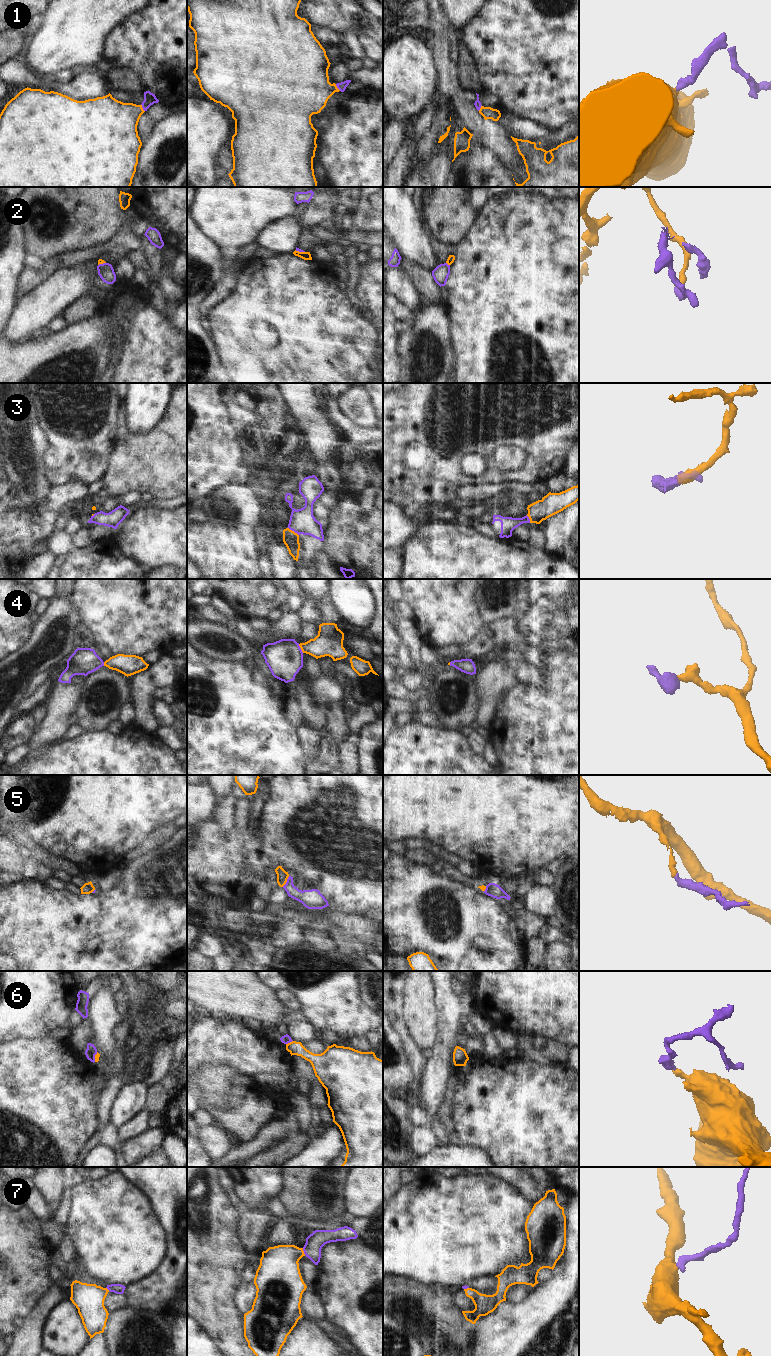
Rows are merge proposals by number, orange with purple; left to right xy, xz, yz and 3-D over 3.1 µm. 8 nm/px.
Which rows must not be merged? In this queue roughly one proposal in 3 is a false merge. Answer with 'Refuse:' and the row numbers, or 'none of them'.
Refuse: 2, 6

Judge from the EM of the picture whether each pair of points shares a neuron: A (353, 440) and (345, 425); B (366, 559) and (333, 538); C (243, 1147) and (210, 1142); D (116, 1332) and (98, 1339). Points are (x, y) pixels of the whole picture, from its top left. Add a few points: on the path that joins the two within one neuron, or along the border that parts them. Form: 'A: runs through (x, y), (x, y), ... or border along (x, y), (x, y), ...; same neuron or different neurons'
A: runs through (353, 436), (349, 429); same neuron
B: runs through (358, 551), (345, 538), (341, 538); same neuron
C: border along (232, 1147), (222, 1156); different neurons
D: border along (102, 1333), (106, 1345); different neurons

